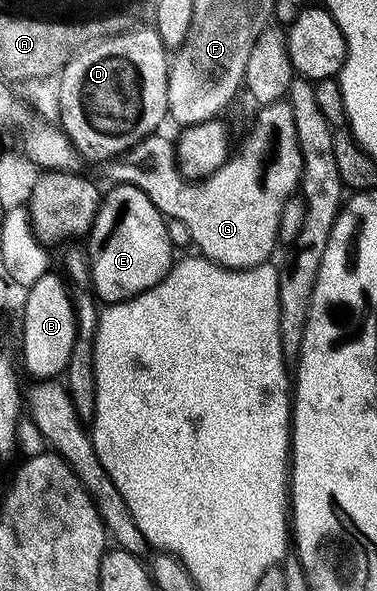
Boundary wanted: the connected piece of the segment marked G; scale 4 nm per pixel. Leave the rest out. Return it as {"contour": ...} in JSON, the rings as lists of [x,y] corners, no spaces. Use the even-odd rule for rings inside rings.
{"contour":[[[287,99],[279,100],[273,104],[265,104],[259,109],[260,113],[256,116],[256,121],[252,124],[252,129],[248,132],[248,137],[240,144],[240,149],[233,151],[228,157],[228,161],[222,165],[214,174],[205,176],[203,180],[190,181],[180,173],[180,167],[176,165],[176,149],[171,139],[160,136],[161,134],[153,134],[144,140],[139,140],[136,145],[129,151],[123,152],[121,156],[116,157],[107,165],[108,176],[112,182],[116,184],[133,184],[138,190],[142,190],[142,194],[146,194],[146,198],[150,198],[150,202],[154,202],[154,206],[168,220],[177,220],[178,222],[186,222],[186,230],[190,230],[190,238],[192,244],[197,248],[199,255],[205,260],[211,260],[213,264],[220,264],[223,268],[253,268],[259,264],[269,263],[273,259],[272,251],[278,248],[280,235],[278,234],[278,218],[282,218],[282,206],[286,206],[286,202],[294,195],[297,195],[300,187],[300,179],[302,178],[302,150],[298,150],[298,134],[294,131],[294,110],[288,104]]]}

